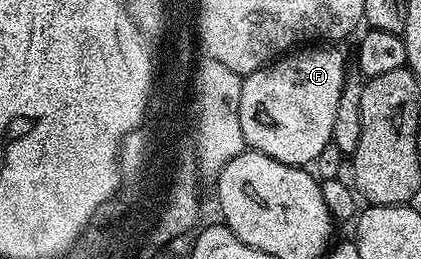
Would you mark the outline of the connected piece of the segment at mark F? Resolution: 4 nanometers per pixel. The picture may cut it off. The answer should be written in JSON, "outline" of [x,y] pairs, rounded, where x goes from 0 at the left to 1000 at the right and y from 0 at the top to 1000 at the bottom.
{"outline":[[[724,178],[689,197],[606,270],[572,313],[568,378],[568,486],[577,502],[584,560],[599,583],[622,587],[675,633],[734,641],[784,568],[796,486],[796,432],[805,425],[805,378],[824,313],[819,216],[800,178]]]}

